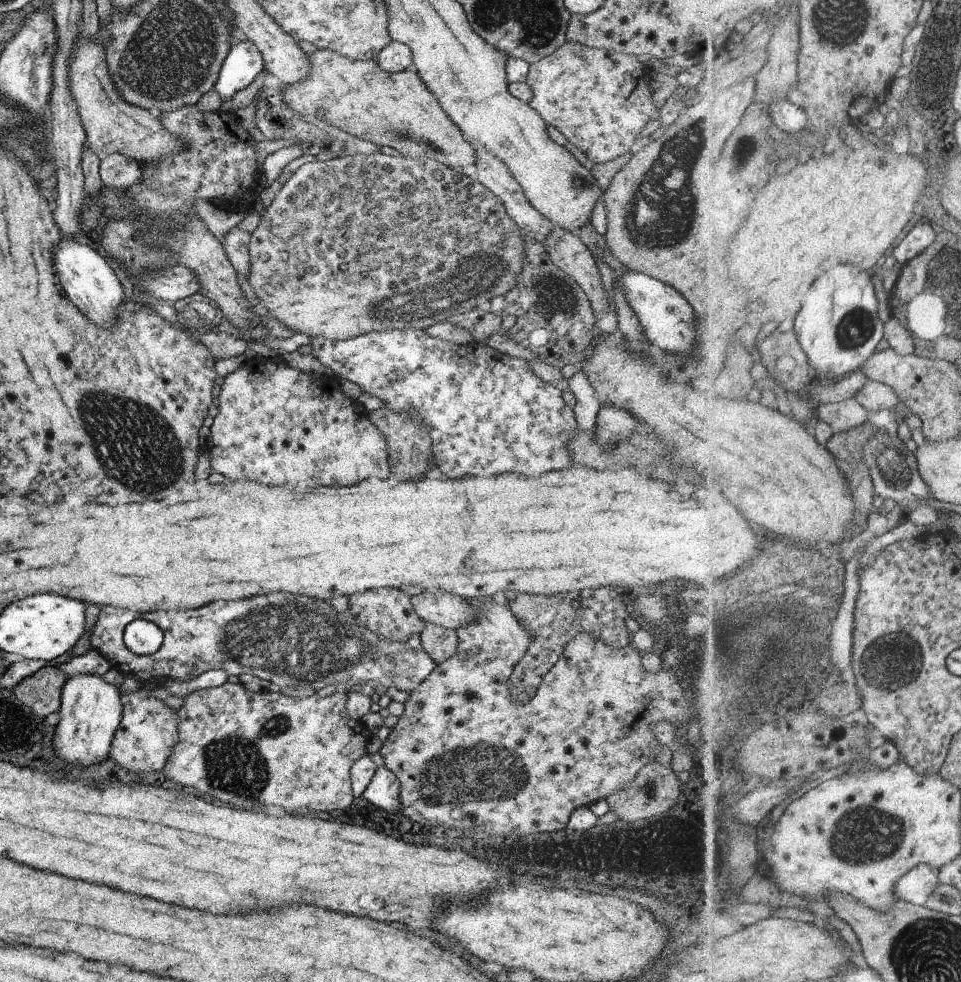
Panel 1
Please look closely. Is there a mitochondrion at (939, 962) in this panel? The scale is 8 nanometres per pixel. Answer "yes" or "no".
yes

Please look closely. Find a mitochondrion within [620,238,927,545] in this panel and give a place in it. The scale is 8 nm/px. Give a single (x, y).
(855, 327)

